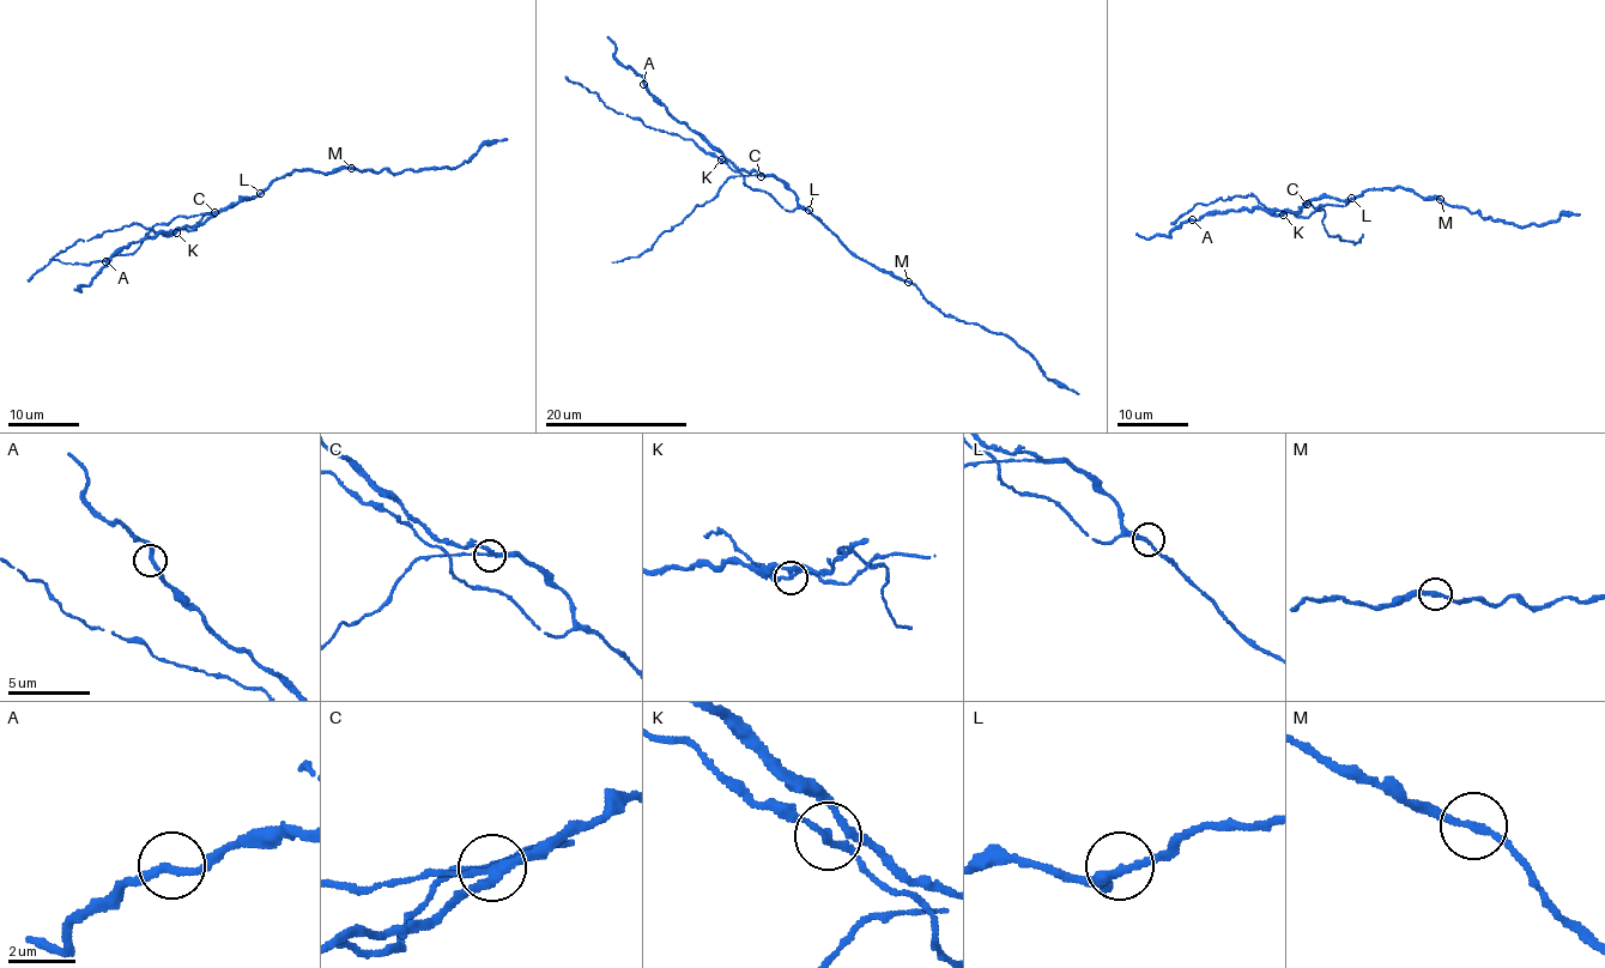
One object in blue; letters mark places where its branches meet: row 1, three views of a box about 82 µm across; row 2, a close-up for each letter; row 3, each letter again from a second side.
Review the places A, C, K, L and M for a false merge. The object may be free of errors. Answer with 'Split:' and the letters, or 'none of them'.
Split: C

